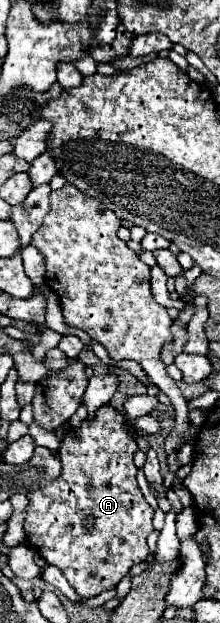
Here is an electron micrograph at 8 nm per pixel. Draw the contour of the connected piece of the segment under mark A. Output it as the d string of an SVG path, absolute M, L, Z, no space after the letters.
M103 406L93 420L87 418L79 428L71 428L59 448L63 464L61 476L49 486L29 494L27 516L23 522L25 544L49 564L57 566L81 598L93 598L105 590L113 590L129 568L141 564L149 554L147 536L153 532L153 508L137 486L137 466L133 464L137 442L127 434L125 422L121 412Z

